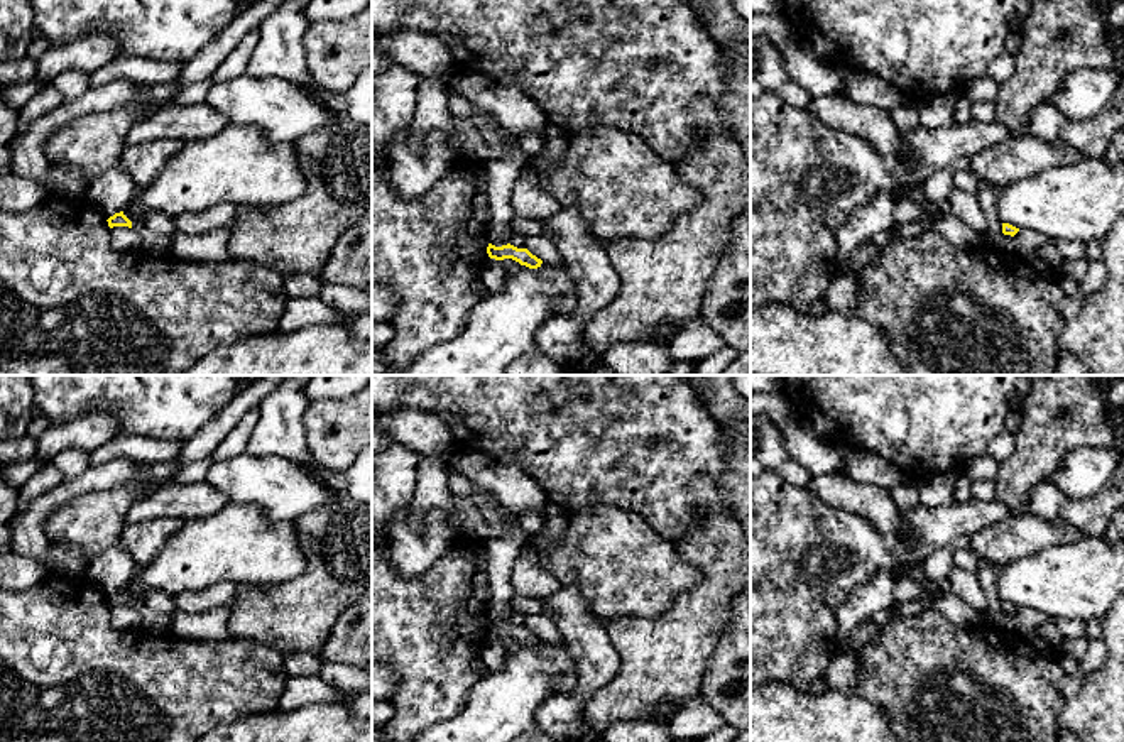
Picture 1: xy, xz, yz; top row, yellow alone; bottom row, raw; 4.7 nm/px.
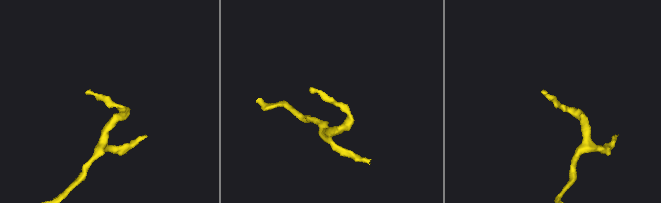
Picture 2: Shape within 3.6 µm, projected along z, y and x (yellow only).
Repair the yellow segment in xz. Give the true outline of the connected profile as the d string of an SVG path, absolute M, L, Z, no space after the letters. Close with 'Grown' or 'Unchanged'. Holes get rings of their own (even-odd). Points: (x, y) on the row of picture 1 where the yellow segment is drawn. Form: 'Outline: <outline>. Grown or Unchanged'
Outline: M488 243L487 254L490 259L495 259L495 260L512 259L529 269L537 269L543 264L543 260L532 255L527 248L517 248L510 243L502 245L502 247L495 247Z. Unchanged

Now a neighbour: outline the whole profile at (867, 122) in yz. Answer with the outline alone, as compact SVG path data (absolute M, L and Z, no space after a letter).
M845 95L811 98L806 110L823 123L870 142L882 155L903 152L901 132L891 113L874 105L855 103Z

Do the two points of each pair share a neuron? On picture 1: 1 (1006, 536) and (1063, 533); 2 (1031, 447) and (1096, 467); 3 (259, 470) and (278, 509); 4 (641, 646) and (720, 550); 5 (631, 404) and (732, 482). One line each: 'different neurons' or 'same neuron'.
1: same neuron
2: different neurons
3: same neuron
4: same neuron
5: different neurons

